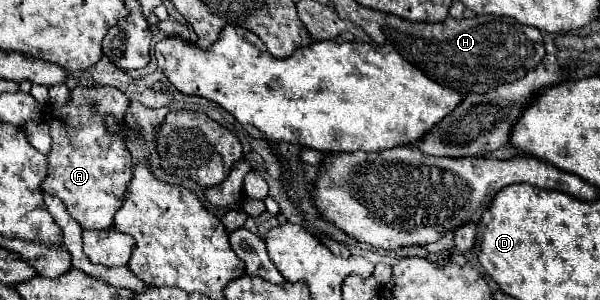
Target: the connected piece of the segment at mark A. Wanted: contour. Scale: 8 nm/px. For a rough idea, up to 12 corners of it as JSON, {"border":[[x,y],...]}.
{"border":[[114,86],[46,104],[52,150],[42,190],[84,230],[110,228],[132,160],[106,116]]}

